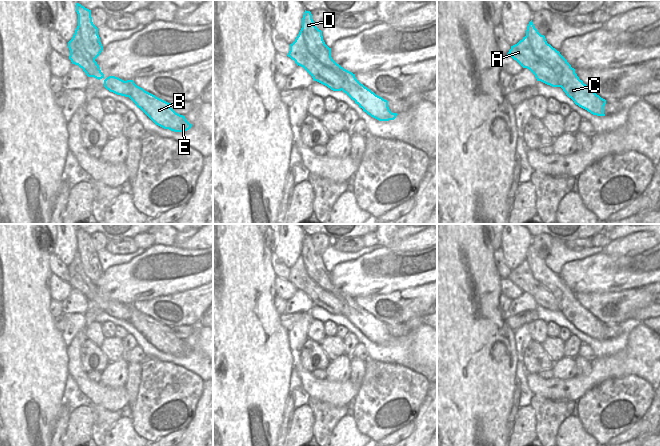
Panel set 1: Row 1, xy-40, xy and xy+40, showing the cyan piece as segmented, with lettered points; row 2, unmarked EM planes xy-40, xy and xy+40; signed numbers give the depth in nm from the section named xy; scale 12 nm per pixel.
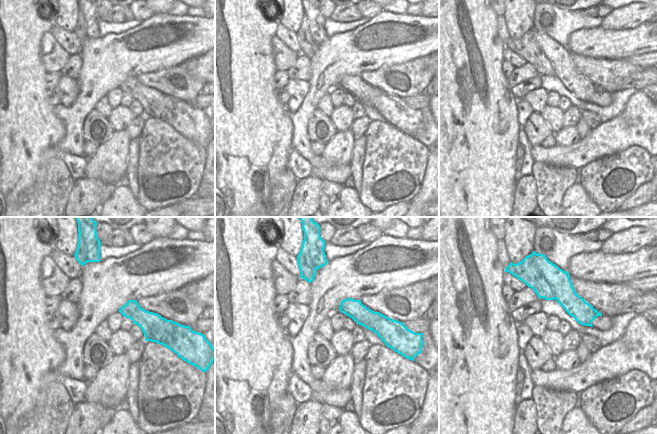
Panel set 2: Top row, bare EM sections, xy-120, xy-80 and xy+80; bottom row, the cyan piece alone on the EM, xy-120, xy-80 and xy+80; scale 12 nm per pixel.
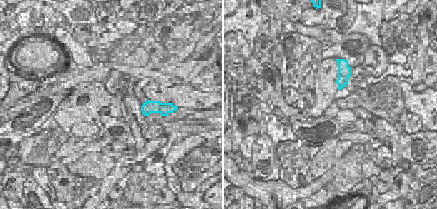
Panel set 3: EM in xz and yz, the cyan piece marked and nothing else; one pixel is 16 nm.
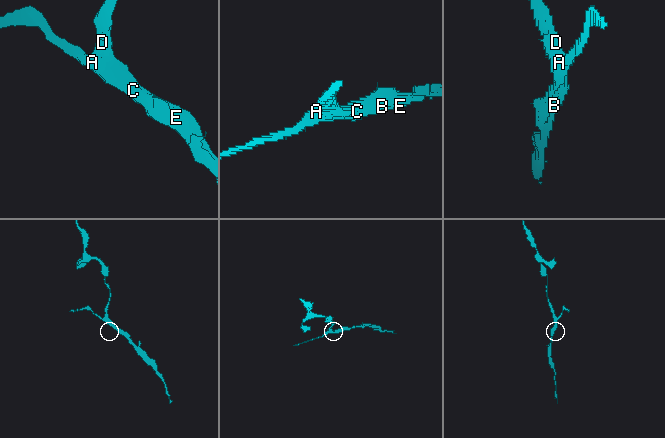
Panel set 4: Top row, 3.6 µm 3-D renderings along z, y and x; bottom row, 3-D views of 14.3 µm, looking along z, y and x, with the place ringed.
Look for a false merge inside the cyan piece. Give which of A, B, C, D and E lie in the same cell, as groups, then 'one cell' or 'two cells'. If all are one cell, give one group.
A / B C D E | two cells

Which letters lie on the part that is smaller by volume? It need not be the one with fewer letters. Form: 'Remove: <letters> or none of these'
Remove: A

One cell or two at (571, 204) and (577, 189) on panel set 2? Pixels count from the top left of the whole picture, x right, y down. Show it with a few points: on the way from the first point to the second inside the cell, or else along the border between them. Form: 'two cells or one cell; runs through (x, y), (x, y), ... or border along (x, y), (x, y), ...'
one cell; runs through (575, 200), (576, 193)

